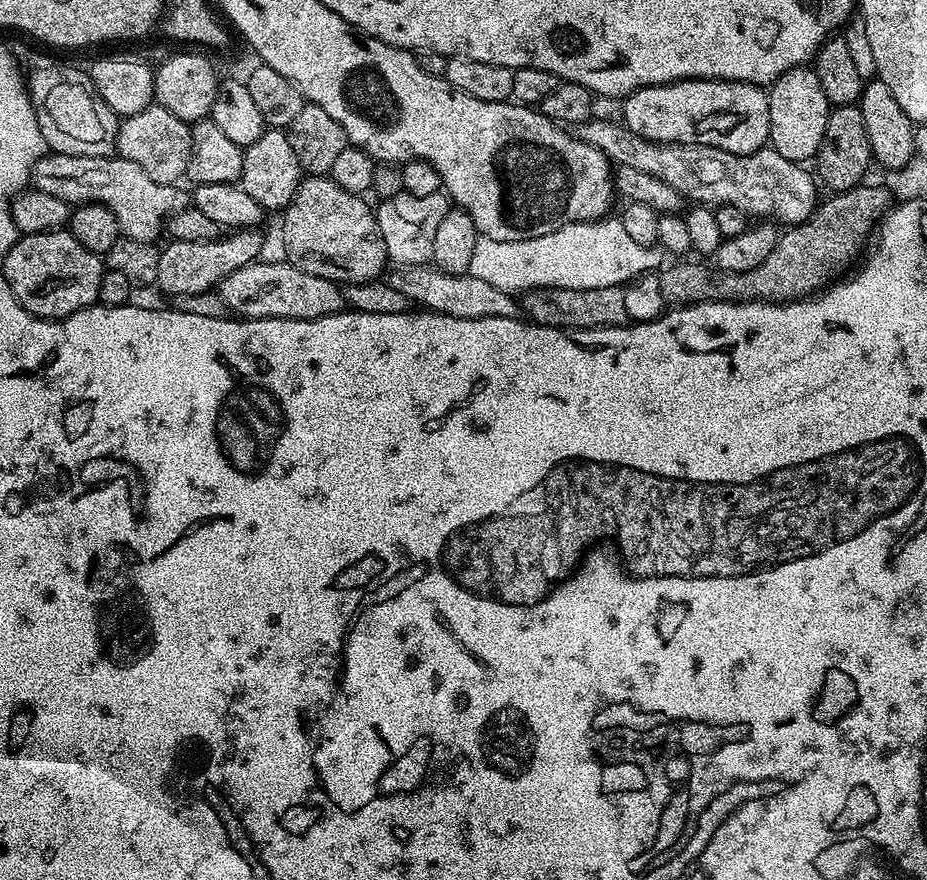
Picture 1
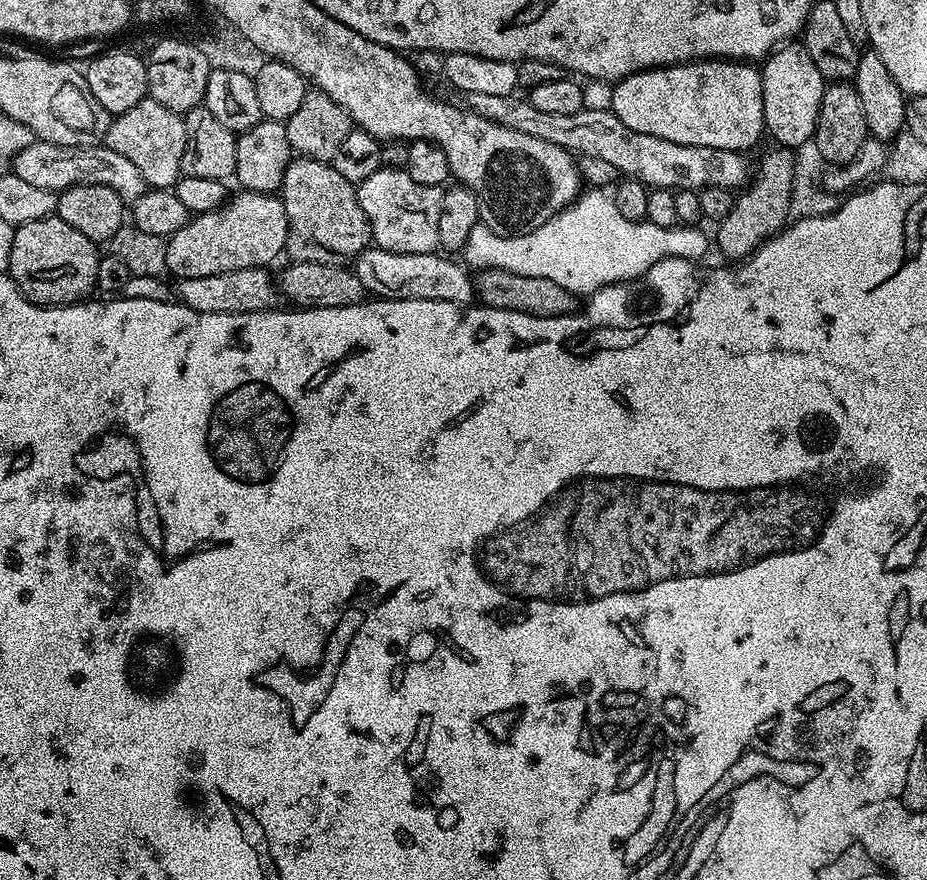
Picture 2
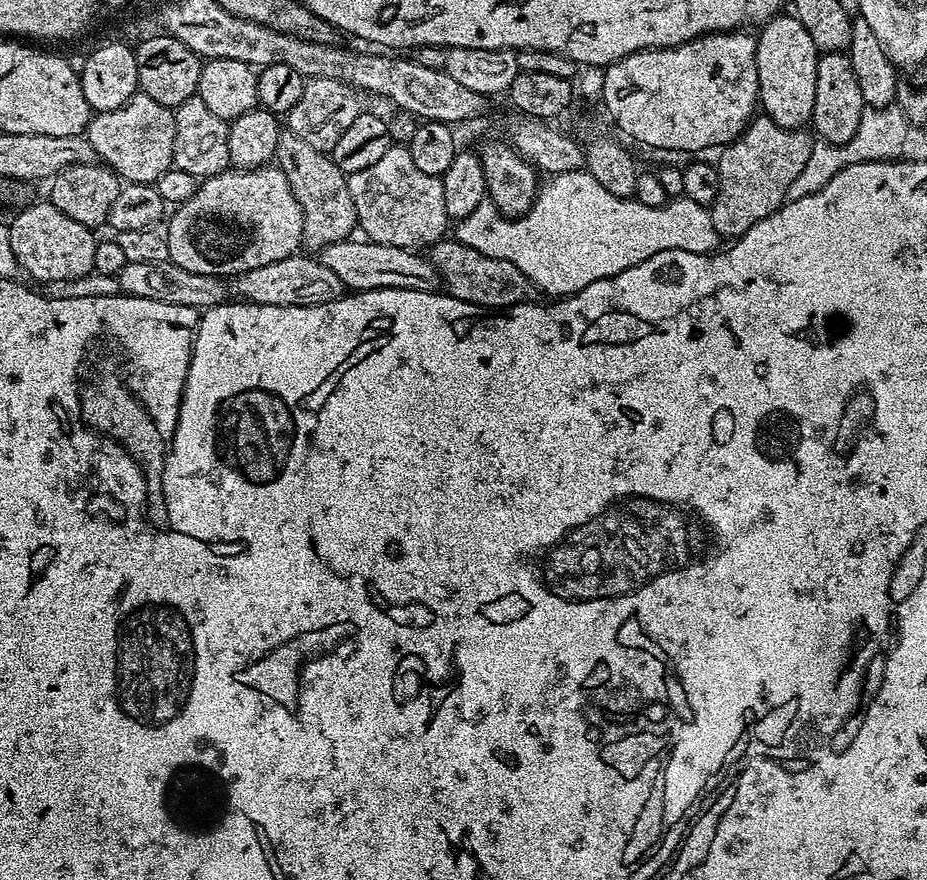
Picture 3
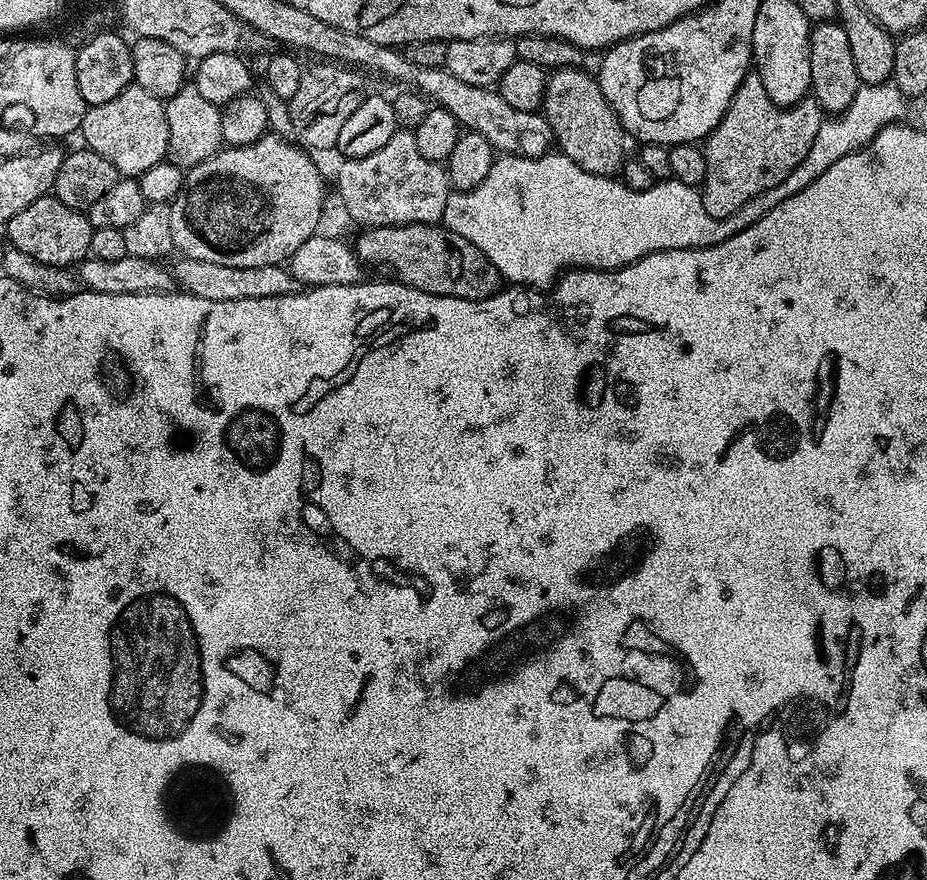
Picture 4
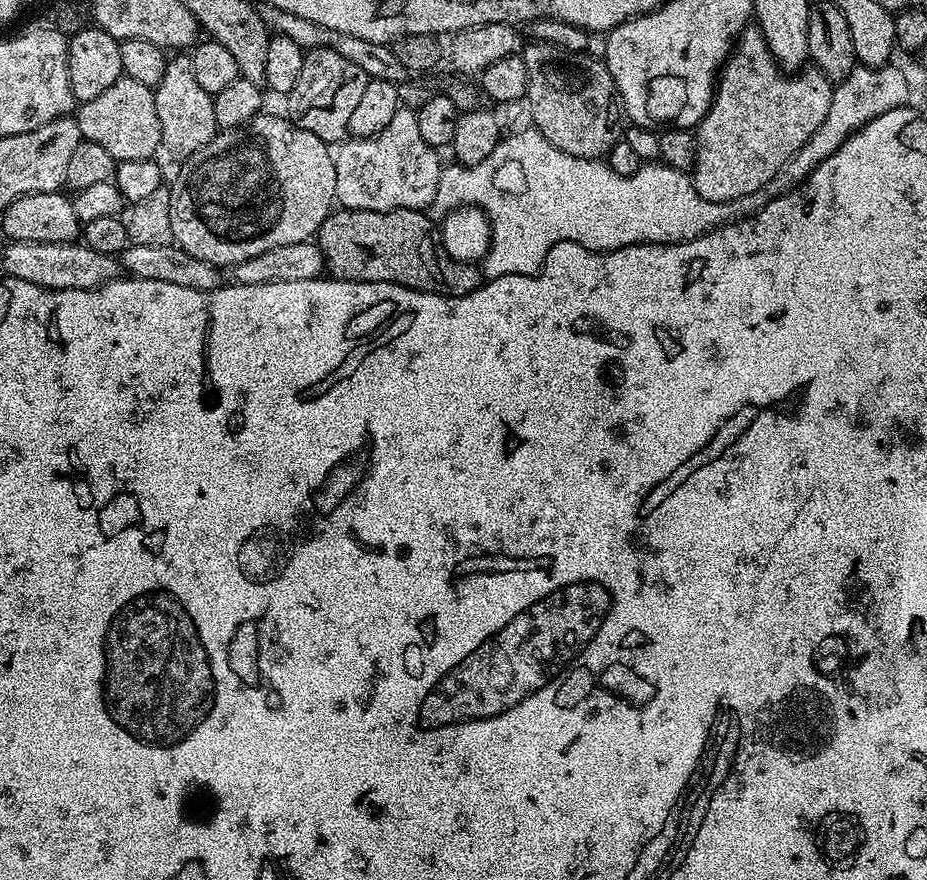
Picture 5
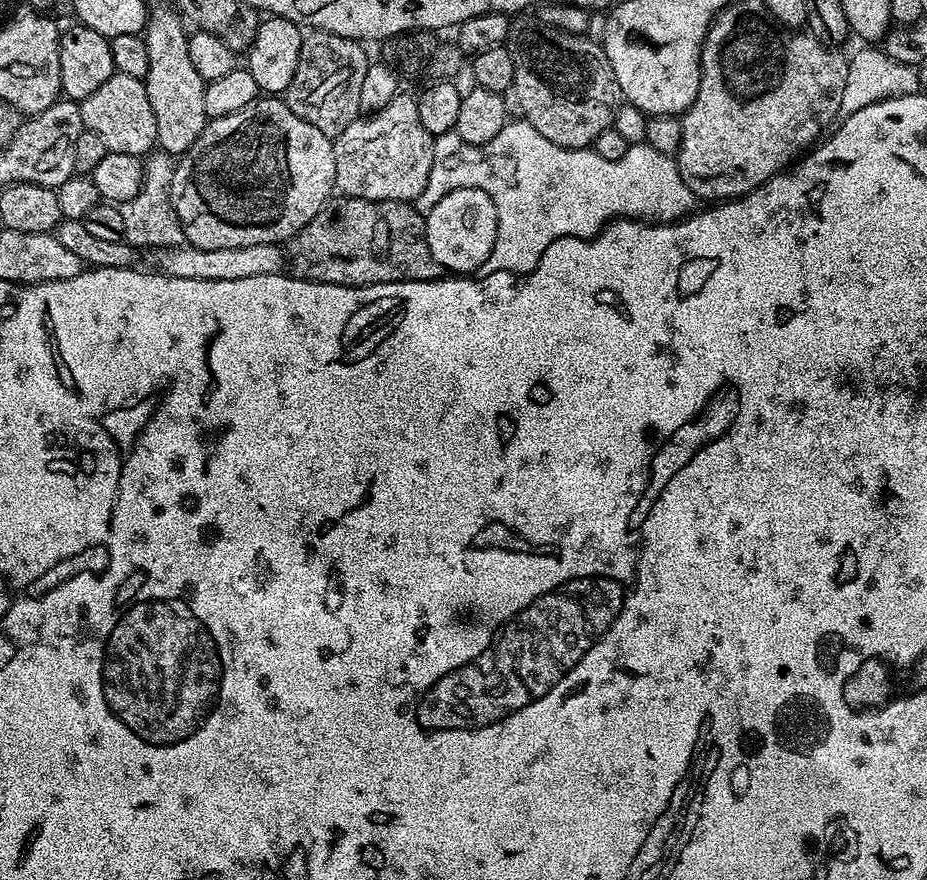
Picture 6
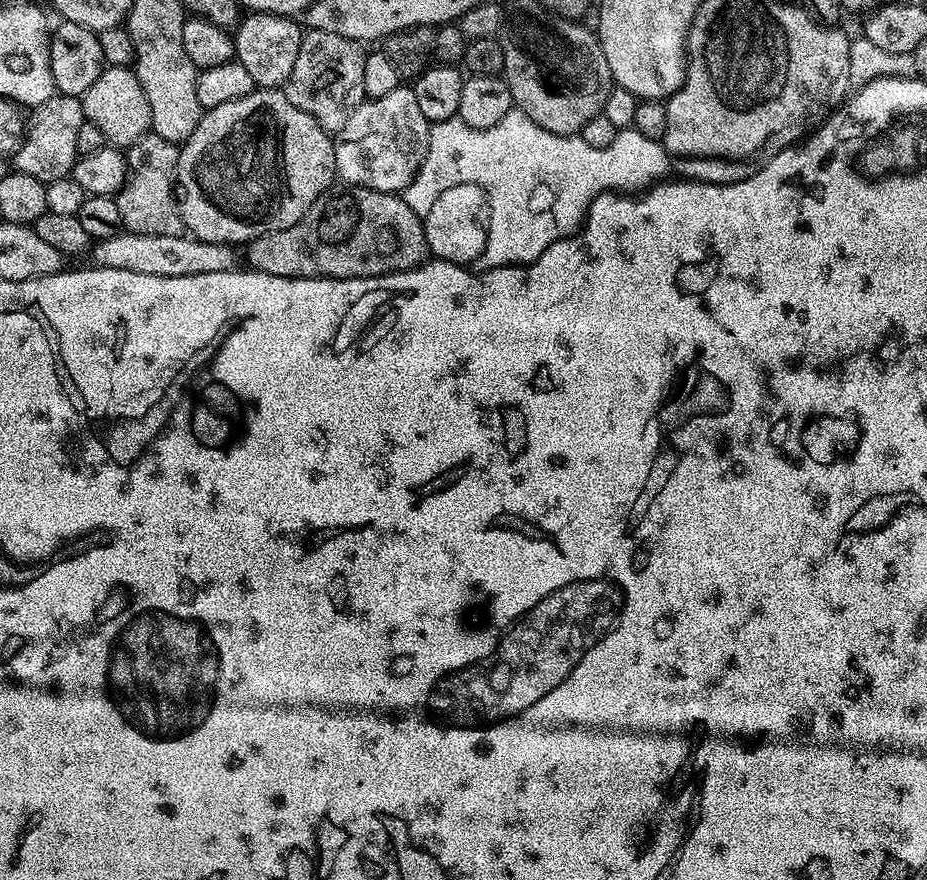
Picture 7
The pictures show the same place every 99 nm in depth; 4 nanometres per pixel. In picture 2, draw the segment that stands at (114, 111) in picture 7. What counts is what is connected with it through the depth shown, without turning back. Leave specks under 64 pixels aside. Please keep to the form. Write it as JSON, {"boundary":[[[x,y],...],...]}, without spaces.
{"boundary":[[[145,98],[138,106],[130,106],[120,116],[112,116],[108,121],[108,129],[102,141],[103,147],[114,150],[114,154],[122,154],[142,174],[145,185],[149,189],[171,189],[182,173],[182,150],[186,150],[188,131],[184,125],[184,117],[174,110],[166,110],[162,102],[154,102]]]}

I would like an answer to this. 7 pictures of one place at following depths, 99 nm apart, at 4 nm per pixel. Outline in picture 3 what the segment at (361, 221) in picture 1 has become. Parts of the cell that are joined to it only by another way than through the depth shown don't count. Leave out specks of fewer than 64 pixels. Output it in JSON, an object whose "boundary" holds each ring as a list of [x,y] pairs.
{"boundary":[[[284,130],[278,138],[274,164],[286,174],[290,190],[294,190],[298,206],[302,206],[302,238],[305,249],[323,250],[327,244],[347,240],[357,231],[354,198],[350,198],[347,175],[338,170],[329,153],[314,150],[314,146],[309,146],[302,138],[298,138],[298,134]]]}

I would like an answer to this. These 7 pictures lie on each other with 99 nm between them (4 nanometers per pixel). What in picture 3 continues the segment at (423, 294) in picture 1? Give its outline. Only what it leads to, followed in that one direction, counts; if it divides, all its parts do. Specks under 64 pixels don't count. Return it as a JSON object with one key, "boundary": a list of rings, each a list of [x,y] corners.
{"boundary":[[[349,238],[327,244],[319,253],[318,259],[327,269],[338,274],[345,289],[358,292],[382,290],[383,288],[397,288],[398,290],[422,290],[434,292],[441,287],[440,276],[436,273],[431,259],[424,260],[419,251],[374,244],[367,238]]]}

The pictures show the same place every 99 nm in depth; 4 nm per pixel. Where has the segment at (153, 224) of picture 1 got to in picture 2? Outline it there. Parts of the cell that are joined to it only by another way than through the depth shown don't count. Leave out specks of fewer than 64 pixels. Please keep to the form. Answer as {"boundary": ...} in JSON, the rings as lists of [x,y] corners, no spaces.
{"boundary":[[[33,142],[25,146],[12,159],[10,170],[18,178],[31,182],[33,186],[42,186],[42,190],[61,193],[75,184],[101,184],[110,186],[114,194],[118,194],[125,202],[139,198],[146,191],[142,174],[122,154],[114,154],[114,150],[103,146],[95,148],[63,148],[57,144]]]}

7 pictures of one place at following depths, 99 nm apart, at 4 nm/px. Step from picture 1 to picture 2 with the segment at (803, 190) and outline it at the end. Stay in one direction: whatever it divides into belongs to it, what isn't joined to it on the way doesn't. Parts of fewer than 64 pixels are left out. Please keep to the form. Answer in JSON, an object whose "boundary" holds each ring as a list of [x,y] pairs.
{"boundary":[[[469,92],[463,93],[462,104],[474,114],[490,118],[490,122],[510,126],[510,130],[522,130],[522,134],[534,134],[534,138],[542,138],[545,142],[554,142],[554,146],[562,146],[562,150],[577,157],[602,158],[625,177],[641,180],[649,189],[699,190],[722,186],[740,190],[750,180],[747,155],[706,146],[682,146],[678,142],[666,142],[666,138],[654,138],[654,134],[638,134],[638,130],[630,130],[630,126],[625,126],[604,106],[585,106],[578,114],[542,114],[542,110],[530,106],[528,99],[520,94],[503,96]]]}

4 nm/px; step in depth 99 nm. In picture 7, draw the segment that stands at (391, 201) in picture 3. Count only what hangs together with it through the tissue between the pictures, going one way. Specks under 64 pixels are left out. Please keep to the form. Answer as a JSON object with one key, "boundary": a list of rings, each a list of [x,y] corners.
{"boundary":[[[401,86],[390,90],[383,98],[373,100],[364,99],[350,114],[346,126],[335,133],[332,145],[334,146],[334,162],[336,175],[345,184],[357,184],[370,190],[379,192],[403,193],[408,183],[416,176],[417,169],[428,153],[428,130],[430,121],[424,117],[418,106],[418,98],[414,98],[411,86]]]}

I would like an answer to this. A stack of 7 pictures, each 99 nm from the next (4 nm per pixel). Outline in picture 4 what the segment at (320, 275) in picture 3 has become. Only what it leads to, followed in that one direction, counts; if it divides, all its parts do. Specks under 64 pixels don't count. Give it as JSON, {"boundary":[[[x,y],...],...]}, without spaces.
{"boundary":[[[180,256],[173,259],[170,271],[175,287],[198,298],[210,298],[210,302],[238,302],[238,298],[270,298],[271,296],[289,296],[297,291],[298,282],[288,272],[287,267],[279,264],[270,266],[218,266],[218,262],[202,262],[198,258]]]}

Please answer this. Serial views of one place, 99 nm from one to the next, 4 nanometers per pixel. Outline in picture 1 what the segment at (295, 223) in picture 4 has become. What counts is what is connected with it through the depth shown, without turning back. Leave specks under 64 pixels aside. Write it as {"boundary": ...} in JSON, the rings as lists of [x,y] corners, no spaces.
{"boundary":[[[236,230],[229,235],[232,236],[229,240],[213,238],[198,242],[168,242],[168,245],[163,245],[158,258],[158,278],[155,287],[161,288],[168,296],[200,296],[211,288],[213,291],[224,281],[226,274],[261,259],[260,251],[264,248],[264,240],[260,234],[256,230]]]}

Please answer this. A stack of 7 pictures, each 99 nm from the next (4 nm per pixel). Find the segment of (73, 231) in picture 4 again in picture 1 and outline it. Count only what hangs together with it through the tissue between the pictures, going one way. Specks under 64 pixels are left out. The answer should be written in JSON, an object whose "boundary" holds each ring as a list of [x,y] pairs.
{"boundary":[[[67,230],[43,232],[42,234],[21,235],[10,246],[6,258],[2,262],[2,278],[10,286],[14,298],[32,316],[40,316],[43,320],[64,320],[83,308],[91,308],[100,298],[102,278],[106,271],[106,264],[97,253],[86,250],[78,238],[74,238]]]}

